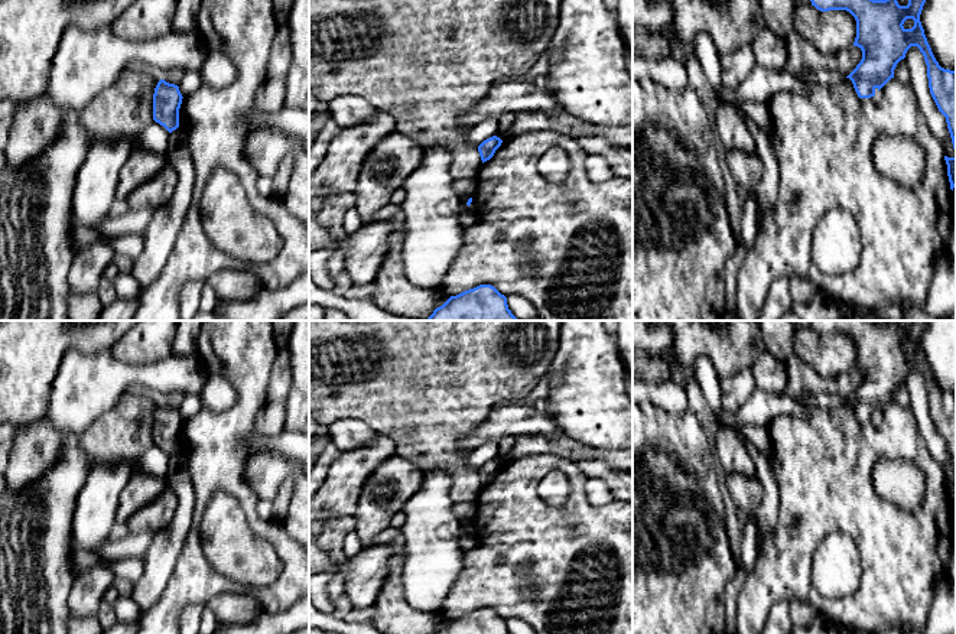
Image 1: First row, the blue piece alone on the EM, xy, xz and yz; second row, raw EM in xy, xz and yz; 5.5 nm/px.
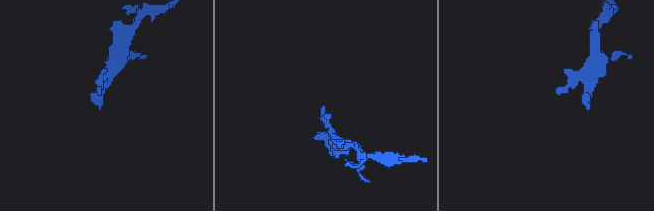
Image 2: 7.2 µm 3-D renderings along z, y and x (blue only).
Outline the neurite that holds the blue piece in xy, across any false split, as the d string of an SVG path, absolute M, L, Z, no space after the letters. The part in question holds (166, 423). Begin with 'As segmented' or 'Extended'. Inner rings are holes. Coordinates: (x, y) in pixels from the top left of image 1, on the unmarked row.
As segmented. M160 403L153 417L153 443L169 456L179 451L179 432L182 427L179 410Z

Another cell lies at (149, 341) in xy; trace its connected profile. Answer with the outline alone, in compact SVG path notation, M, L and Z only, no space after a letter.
M139 321L111 348L129 365L149 365L173 357L176 321Z

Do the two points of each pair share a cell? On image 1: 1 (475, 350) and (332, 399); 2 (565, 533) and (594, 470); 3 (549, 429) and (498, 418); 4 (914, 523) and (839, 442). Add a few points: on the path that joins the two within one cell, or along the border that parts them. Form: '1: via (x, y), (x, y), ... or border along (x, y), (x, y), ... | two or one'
1: via (439, 350), (381, 350), (368, 363) | one
2: border along (574, 461), (587, 477) | two
3: via (536, 422), (511, 419) | one
4: via (888, 520), (839, 468) | one

